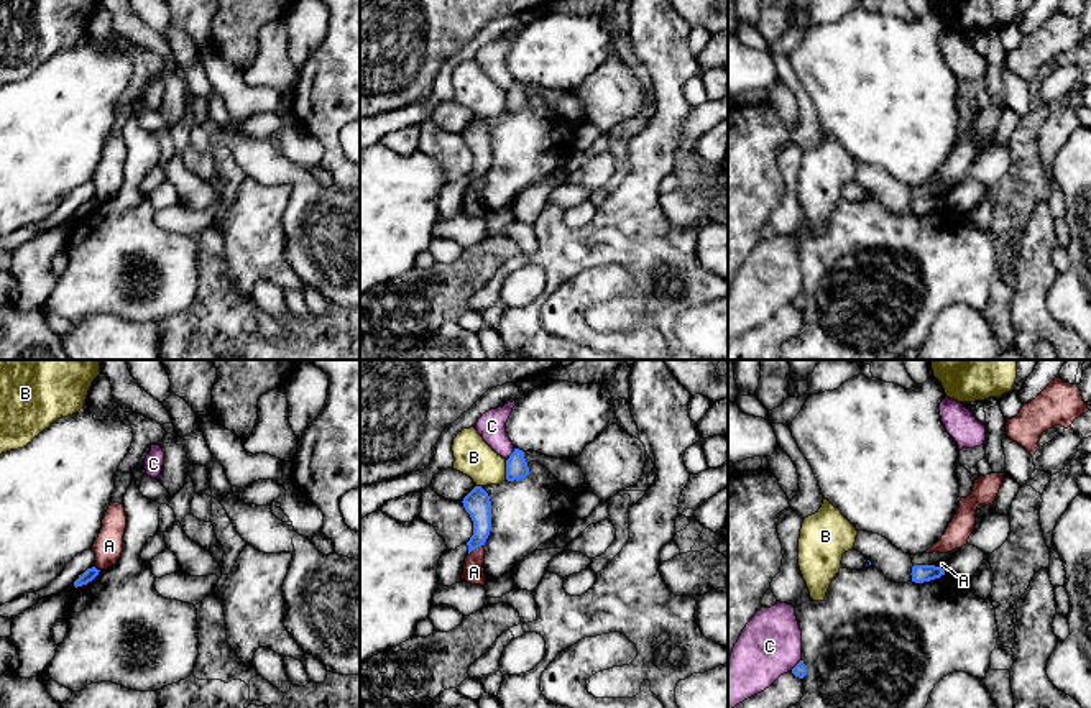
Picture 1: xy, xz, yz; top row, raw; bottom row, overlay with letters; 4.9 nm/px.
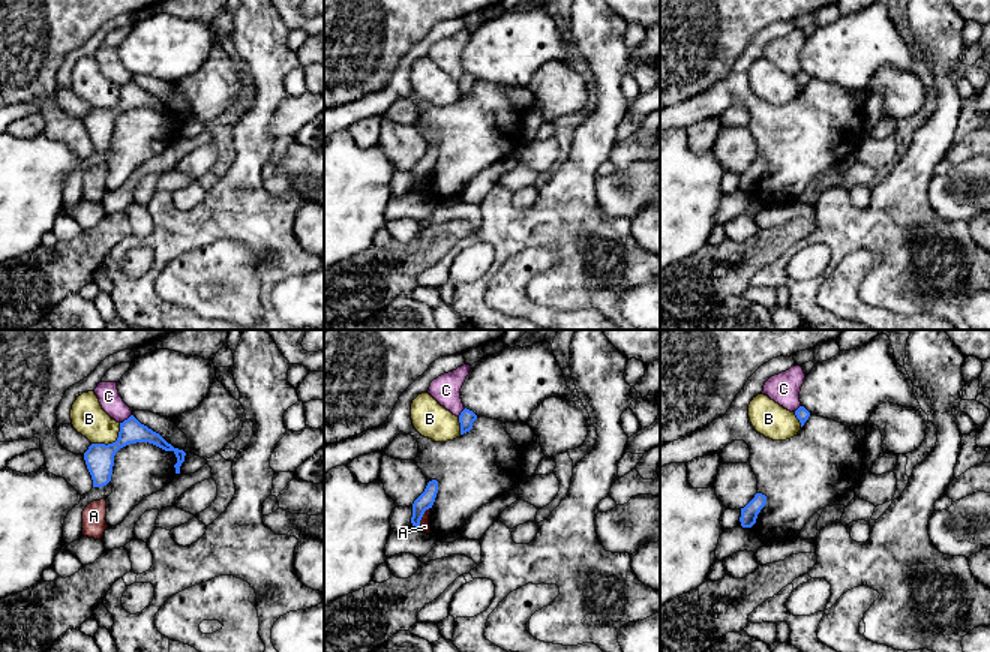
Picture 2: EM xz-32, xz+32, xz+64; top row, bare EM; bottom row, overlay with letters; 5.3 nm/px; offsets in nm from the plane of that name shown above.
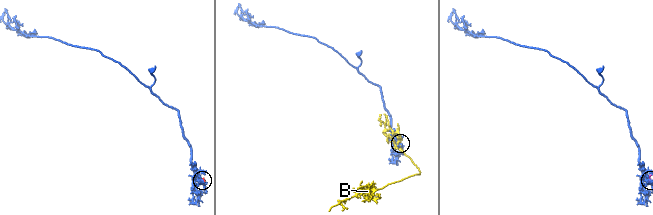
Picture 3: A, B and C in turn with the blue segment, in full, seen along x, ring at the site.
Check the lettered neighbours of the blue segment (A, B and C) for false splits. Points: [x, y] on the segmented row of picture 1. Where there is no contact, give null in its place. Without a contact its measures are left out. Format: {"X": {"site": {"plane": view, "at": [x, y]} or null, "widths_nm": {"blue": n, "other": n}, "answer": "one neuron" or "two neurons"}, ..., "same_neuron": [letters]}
{"A": {"site": {"plane": "xz", "at": [475, 547]}, "widths_nm": {"blue": 130, "other": 110}, "answer": "two neurons"}, "B": {"site": {"plane": "xz", "at": [506, 470]}, "widths_nm": {"blue": 110, "other": 190}, "answer": "two neurons"}, "C": {"site": {"plane": "xz", "at": [510, 455]}, "widths_nm": {"blue": 110, "other": 140}, "answer": "two neurons"}, "same_neuron": []}

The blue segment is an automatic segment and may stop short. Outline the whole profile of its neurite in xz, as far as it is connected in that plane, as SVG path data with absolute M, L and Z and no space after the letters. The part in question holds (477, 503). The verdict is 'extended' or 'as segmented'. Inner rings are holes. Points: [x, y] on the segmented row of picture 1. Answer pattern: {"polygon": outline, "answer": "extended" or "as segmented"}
{"polygon": "M475 486L465 498L463 508L473 521L473 536L467 542L468 554L485 545L491 531L491 501L481 486Z", "answer": "as segmented"}

